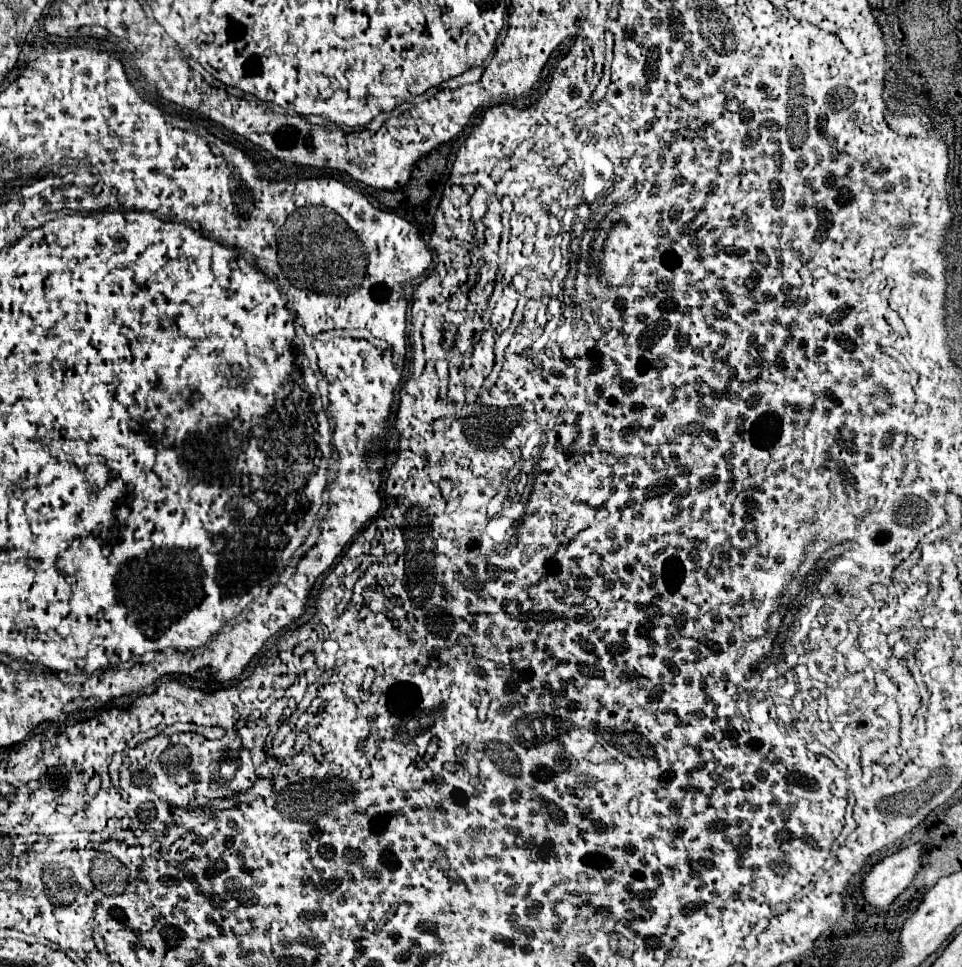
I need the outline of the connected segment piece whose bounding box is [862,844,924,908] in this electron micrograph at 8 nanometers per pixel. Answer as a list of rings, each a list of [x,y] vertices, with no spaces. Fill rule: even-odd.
[[[922,844],[908,846],[876,862],[862,878],[862,896],[874,908],[884,908],[902,894],[922,866]]]

